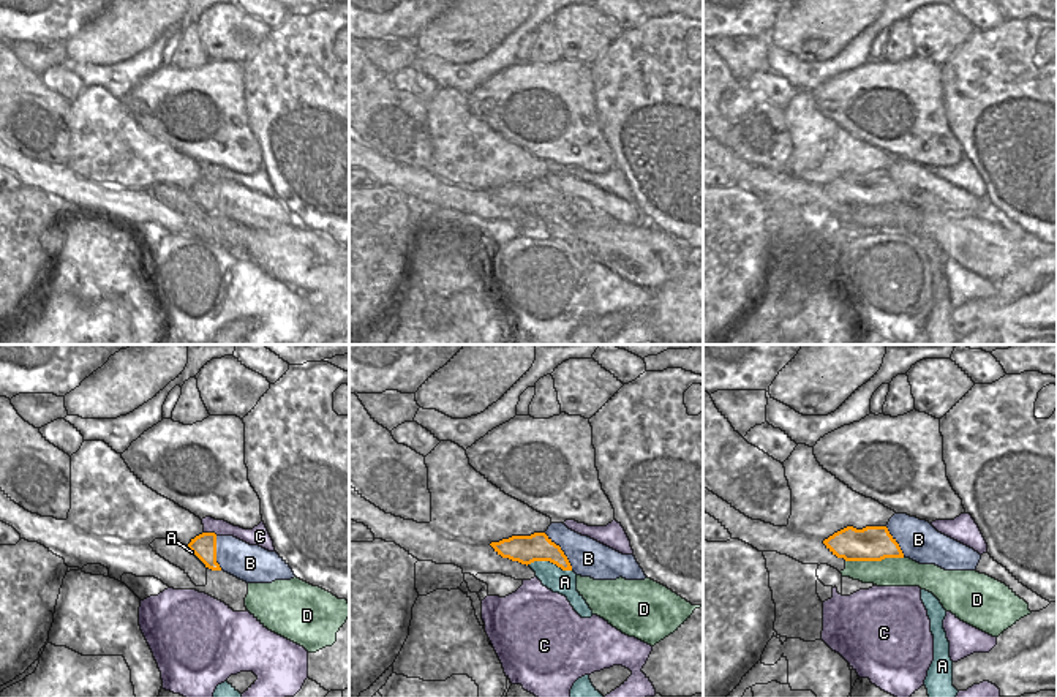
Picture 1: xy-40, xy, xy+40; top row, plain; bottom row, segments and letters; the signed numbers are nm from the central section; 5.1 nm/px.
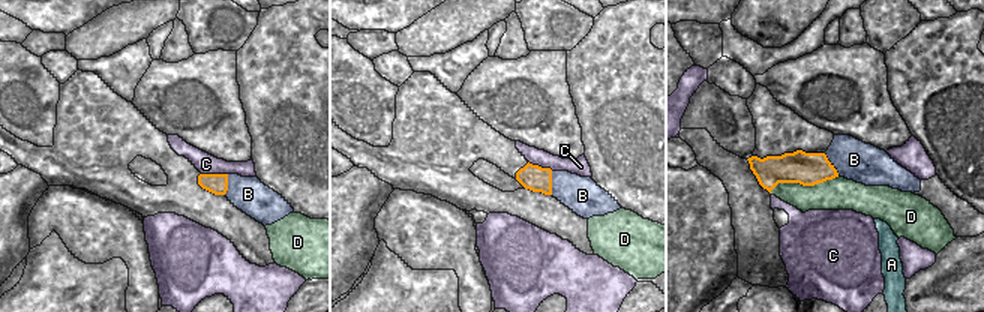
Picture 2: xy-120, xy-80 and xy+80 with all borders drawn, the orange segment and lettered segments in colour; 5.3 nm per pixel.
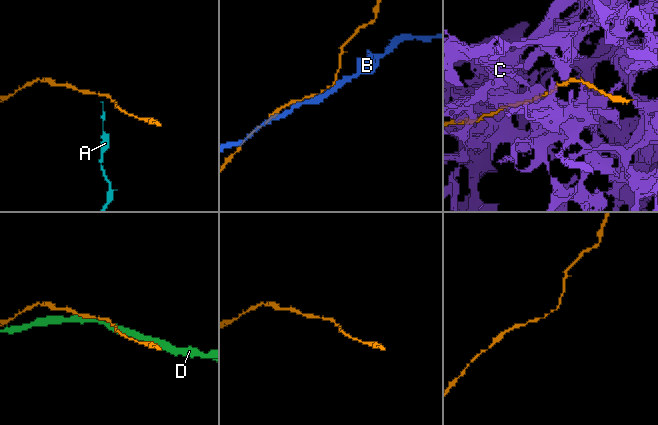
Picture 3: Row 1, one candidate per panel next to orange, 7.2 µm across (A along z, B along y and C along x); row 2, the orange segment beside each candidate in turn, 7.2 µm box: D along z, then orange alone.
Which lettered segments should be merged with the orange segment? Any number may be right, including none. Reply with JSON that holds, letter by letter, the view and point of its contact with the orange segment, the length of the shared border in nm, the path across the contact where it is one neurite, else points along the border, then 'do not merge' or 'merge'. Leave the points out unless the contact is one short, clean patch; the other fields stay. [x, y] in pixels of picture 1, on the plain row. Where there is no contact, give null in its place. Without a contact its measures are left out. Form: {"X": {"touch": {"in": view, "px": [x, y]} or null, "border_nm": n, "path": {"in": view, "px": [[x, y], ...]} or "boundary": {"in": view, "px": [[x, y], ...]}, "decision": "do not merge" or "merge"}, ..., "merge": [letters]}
{"A": {"touch": {"in": "xy", "px": [549, 206]}, "border_nm": 240, "boundary": {"in": "xy", "px": [[526, 210], [550, 207], [571, 217]]}, "decision": "do not merge"}, "B": {"touch": {"in": "xy", "px": [561, 196]}, "border_nm": 240, "decision": "do not merge"}, "C": {"touch": {"in": "xy-40", "px": [210, 179]}, "border_nm": 70, "decision": "do not merge"}, "D": {"touch": {"in": "xy+40", "px": [874, 206]}, "border_nm": 300, "decision": "do not merge"}, "merge": []}

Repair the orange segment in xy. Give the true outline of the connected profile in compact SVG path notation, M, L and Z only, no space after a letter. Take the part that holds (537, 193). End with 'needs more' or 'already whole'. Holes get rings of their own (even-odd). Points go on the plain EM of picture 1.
M534 179L531 182L512 182L499 188L490 190L498 201L531 210L534 207L550 207L562 217L572 217L572 212L561 196L545 179Z; already whole

